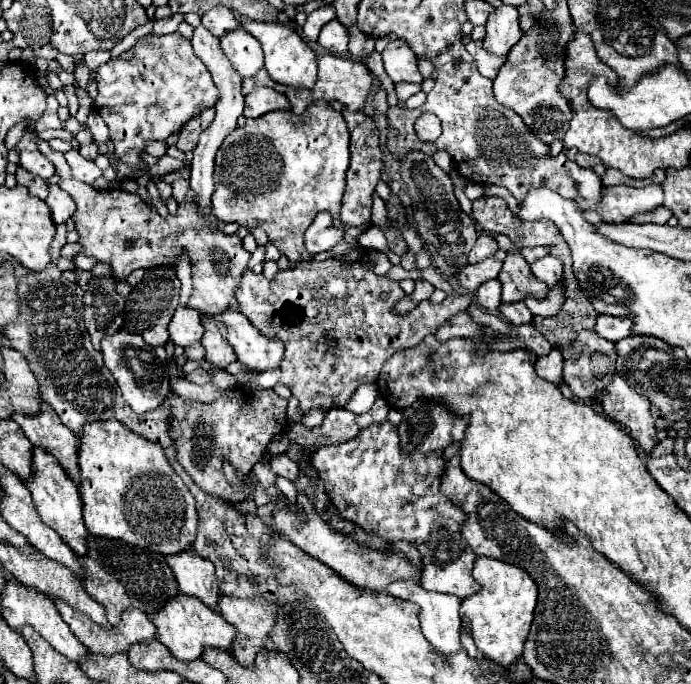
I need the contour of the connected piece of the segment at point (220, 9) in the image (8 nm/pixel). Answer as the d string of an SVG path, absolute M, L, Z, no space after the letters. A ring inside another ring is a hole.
M215 6L213 10L209 10L203 18L201 18L201 24L205 24L213 36L223 36L227 32L233 32L237 30L239 22L235 18L235 14L227 8L227 6Z

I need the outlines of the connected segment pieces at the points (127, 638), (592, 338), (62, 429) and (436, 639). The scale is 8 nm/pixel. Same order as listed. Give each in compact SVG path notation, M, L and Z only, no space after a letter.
M55 602L55 606L57 606L59 614L63 616L63 620L69 624L75 638L81 640L81 644L87 648L87 652L97 654L97 656L113 656L113 654L119 654L119 652L125 654L129 650L129 646L133 646L137 642L149 642L149 640L155 638L155 626L147 618L147 614L141 614L141 610L125 610L121 624L109 630L109 628L95 626L93 622L89 622L89 618L85 618L85 614L79 614L71 606L65 606L65 602Z
M581 330L577 340L571 344L567 352L563 352L563 356L565 356L563 382L577 398L589 400L611 382L611 376L615 372L615 344L605 338L599 338L593 330Z
M43 404L37 418L13 414L13 420L21 426L33 446L45 446L45 452L59 460L69 478L75 484L81 484L79 438L67 426L63 426L63 422L57 418L57 412L49 404Z
M405 580L405 582L393 582L391 586L387 586L387 592L395 598L401 600L409 600L413 604L419 606L419 622L421 622L421 630L423 636L435 646L435 650L443 656L451 656L463 650L461 644L461 618L459 618L459 604L461 598L455 598L451 594L439 594L439 592L429 592L425 588L421 588L417 582Z

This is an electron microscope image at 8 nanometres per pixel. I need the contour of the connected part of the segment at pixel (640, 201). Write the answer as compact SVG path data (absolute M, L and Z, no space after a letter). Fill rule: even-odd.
M647 184L641 188L633 186L609 186L603 194L603 202L597 206L599 216L605 222L627 222L637 212L649 212L663 204L663 186Z

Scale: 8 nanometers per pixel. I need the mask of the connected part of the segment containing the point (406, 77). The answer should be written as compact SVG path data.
M391 40L387 48L381 52L381 56L383 56L385 72L393 80L393 84L399 84L399 82L421 84L423 82L423 76L417 70L417 58L407 42Z

